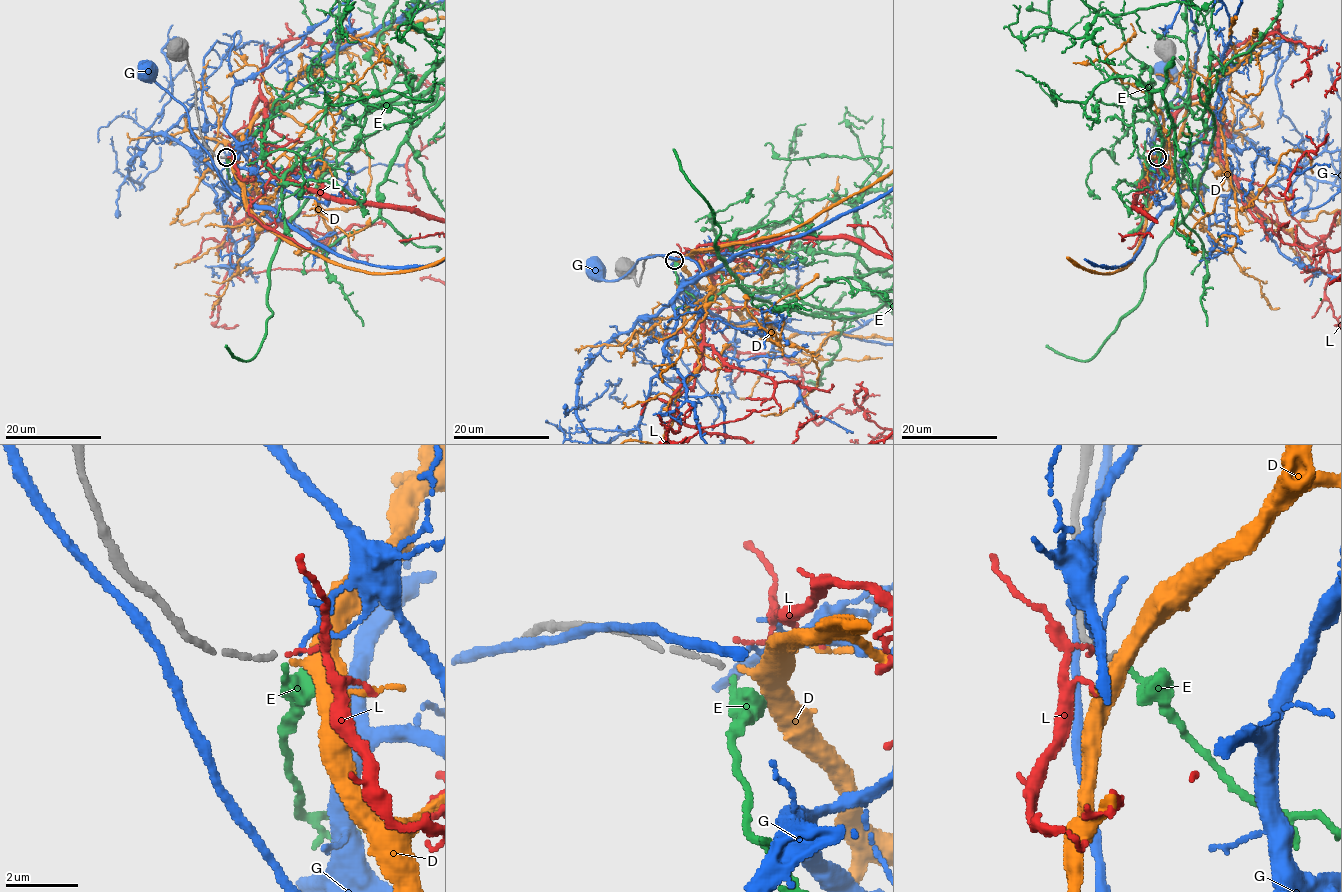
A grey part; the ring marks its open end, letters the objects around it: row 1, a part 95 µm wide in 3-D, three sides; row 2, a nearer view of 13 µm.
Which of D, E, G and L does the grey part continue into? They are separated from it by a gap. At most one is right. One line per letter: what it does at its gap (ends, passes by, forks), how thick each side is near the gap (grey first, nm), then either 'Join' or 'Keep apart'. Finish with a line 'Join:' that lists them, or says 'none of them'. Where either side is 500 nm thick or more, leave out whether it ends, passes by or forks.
D: It ends there. Thickness 140 nm (grey) against 360 nm. Join
E: It ends there. Thickness 140 nm (grey) against 180 nm. Keep apart
G: It passes by. Thickness 140 nm (grey) against 70 nm. Keep apart
L: It ends there. Thickness 140 nm (grey) against 100 nm. Keep apart
Join: D

